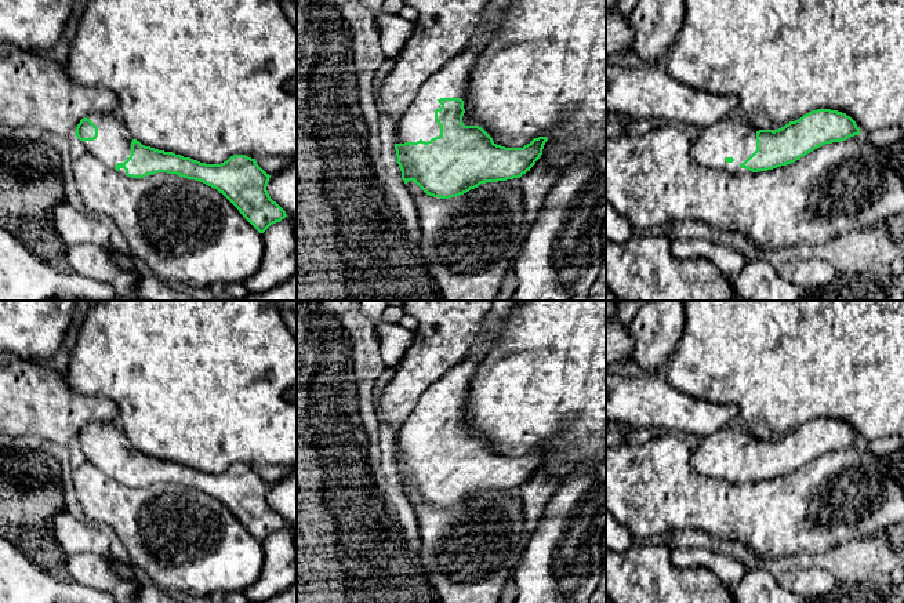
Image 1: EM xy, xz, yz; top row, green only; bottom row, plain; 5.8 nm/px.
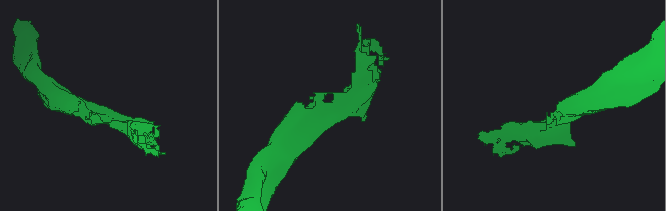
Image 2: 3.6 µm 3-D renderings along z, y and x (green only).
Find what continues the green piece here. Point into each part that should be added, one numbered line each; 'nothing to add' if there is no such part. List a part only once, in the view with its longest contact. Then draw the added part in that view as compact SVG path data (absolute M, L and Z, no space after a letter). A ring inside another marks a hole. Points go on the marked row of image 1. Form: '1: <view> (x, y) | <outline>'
1: xy (182, 231) | M119 112L90 113L87 119L98 127L98 137L94 141L84 141L86 153L72 160L79 192L94 215L106 215L116 224L130 247L130 254L145 272L177 286L182 283L190 287L210 287L217 281L244 283L258 270L264 255L262 233L222 193L200 181L177 174L157 172L132 178L126 175L124 168L116 171L115 166L130 157L134 137Z

